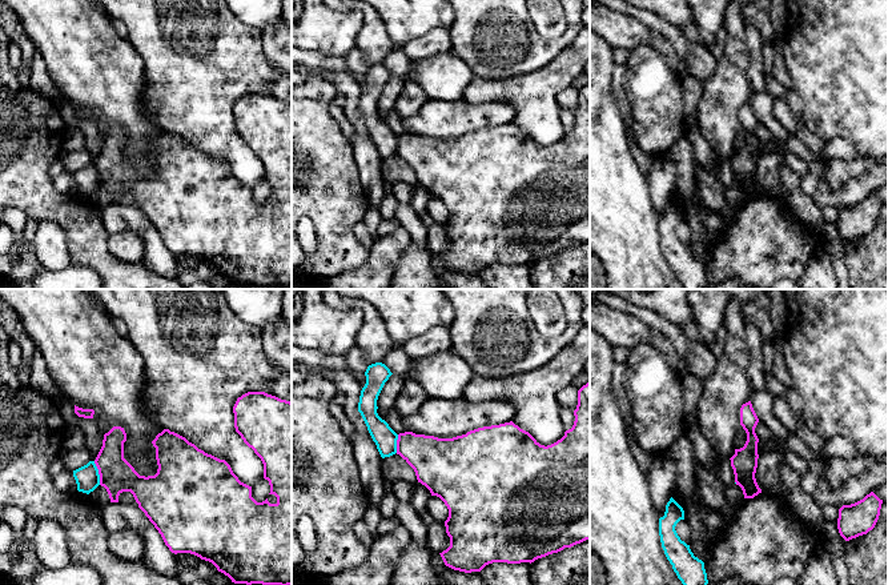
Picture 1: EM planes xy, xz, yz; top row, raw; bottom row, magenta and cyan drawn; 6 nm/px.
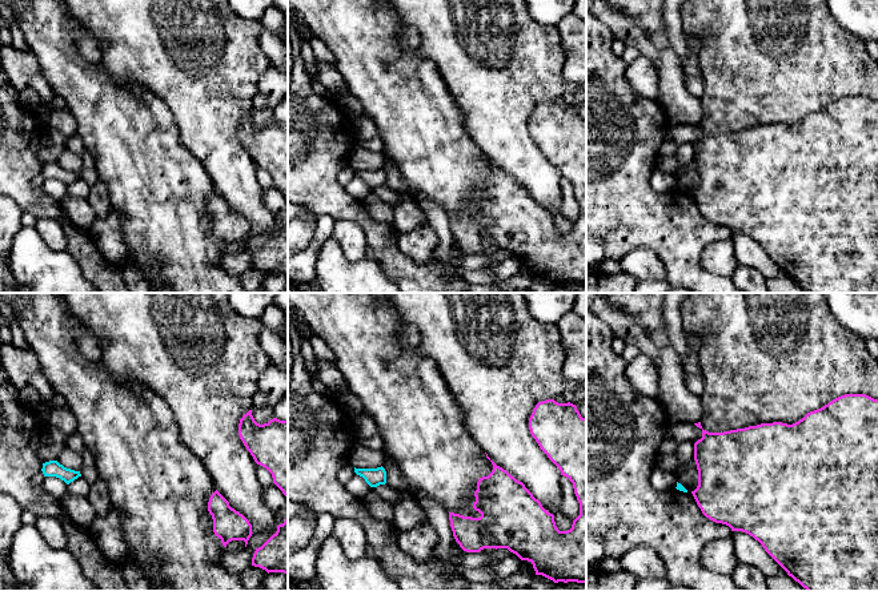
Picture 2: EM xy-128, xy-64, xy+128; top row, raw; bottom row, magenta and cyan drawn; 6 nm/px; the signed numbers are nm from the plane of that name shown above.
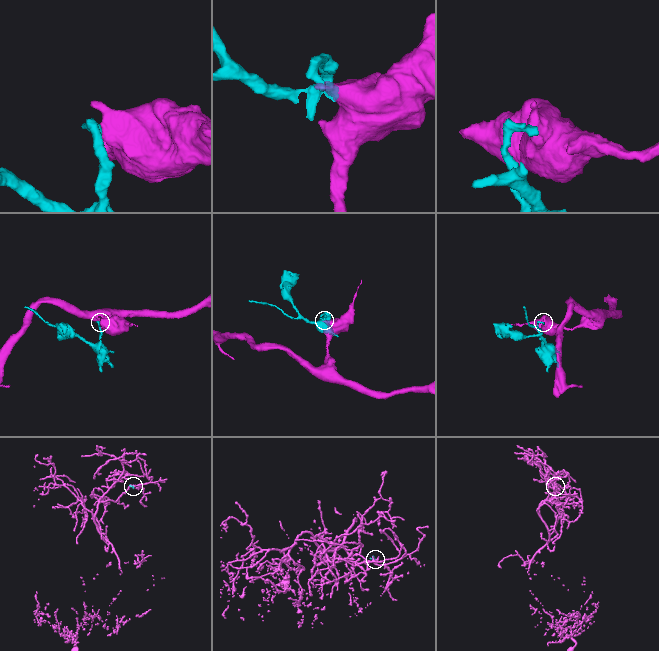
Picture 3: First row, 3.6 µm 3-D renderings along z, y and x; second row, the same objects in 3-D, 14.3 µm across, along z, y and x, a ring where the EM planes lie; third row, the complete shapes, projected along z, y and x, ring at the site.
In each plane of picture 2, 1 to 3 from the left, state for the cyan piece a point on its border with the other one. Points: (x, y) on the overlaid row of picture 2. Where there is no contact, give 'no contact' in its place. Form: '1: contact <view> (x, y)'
1: no contact
2: no contact
3: no contact

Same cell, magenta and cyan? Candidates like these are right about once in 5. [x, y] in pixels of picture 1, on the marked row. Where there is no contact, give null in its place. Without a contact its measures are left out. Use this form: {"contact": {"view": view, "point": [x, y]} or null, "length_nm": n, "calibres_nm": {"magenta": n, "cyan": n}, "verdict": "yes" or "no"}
{"contact": {"view": "xy", "point": [99, 473]}, "length_nm": 150, "calibres_nm": {"magenta": 200, "cyan": 150}, "verdict": "no"}

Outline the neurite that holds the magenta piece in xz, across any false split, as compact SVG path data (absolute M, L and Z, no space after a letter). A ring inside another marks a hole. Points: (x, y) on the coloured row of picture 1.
M590 382L578 390L574 416L572 428L547 446L513 421L453 438L398 434L397 454L449 509L450 546L439 553L446 566L471 573L493 562L531 564L590 540Z

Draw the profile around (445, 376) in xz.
M450 349L415 360L406 378L418 382L427 398L457 400L463 397L474 376L470 366Z

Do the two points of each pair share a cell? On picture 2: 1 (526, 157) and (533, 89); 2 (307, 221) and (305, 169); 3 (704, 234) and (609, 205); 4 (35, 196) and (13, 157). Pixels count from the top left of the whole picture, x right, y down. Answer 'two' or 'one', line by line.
1: one
2: two
3: one
4: one

